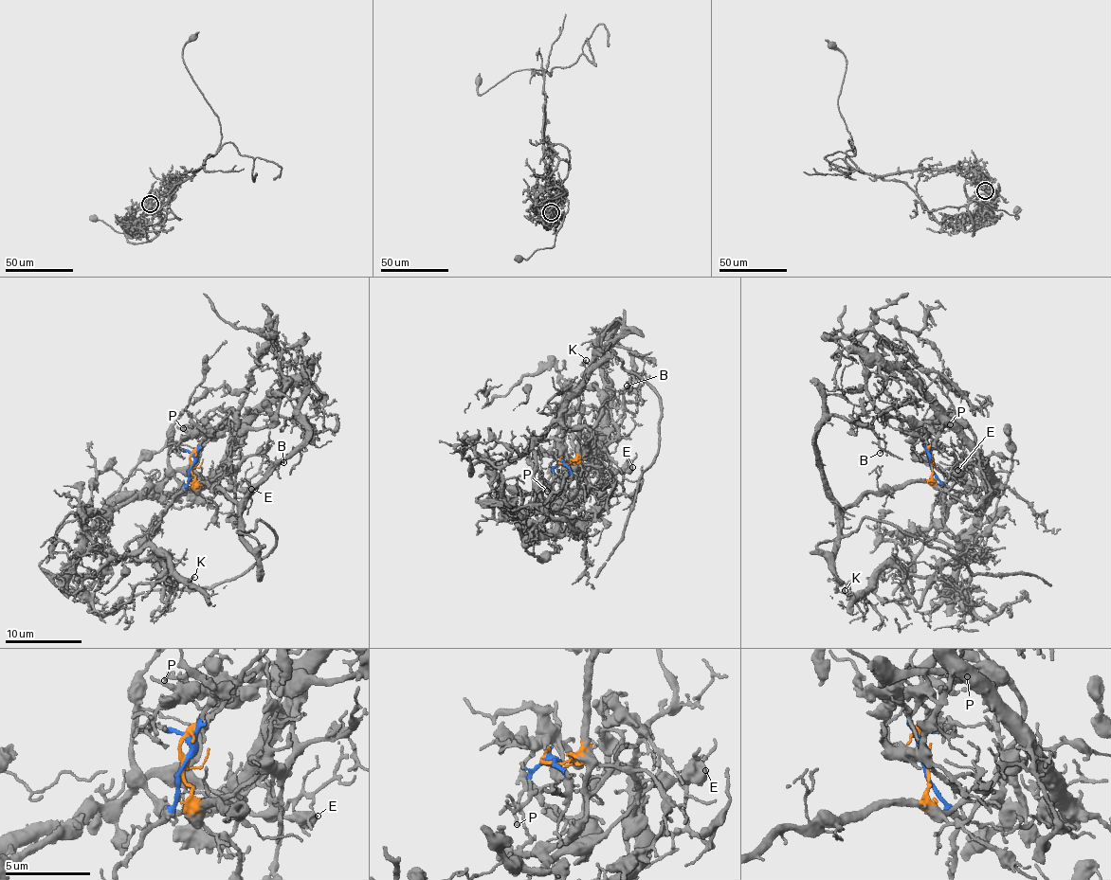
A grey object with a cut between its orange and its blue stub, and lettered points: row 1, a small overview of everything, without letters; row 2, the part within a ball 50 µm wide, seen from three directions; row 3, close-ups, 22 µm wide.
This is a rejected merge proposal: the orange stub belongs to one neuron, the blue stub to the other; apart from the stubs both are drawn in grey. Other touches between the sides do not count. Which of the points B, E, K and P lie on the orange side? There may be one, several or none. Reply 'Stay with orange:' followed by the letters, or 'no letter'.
Stay with orange: B, E, K

